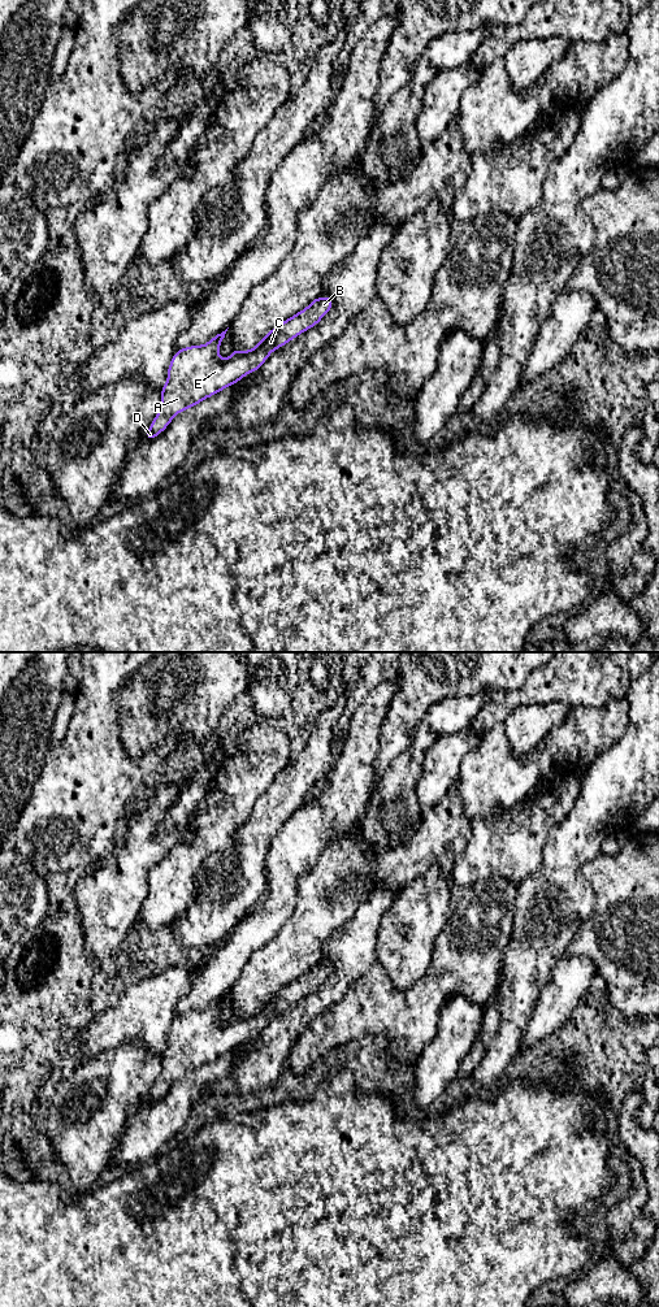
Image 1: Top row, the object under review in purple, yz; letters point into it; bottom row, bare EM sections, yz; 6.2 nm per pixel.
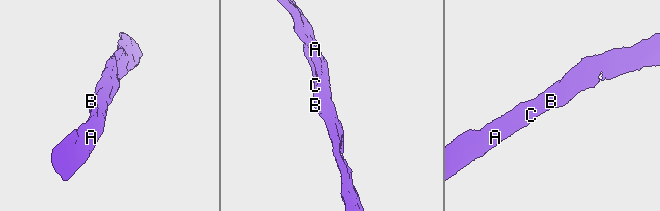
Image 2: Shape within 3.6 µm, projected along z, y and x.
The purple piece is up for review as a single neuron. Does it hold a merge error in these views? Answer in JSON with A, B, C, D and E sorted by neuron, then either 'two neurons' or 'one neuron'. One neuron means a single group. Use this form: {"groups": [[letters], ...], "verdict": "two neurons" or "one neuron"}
{"groups": [["A", "B", "C", "D", "E"]], "verdict": "one neuron"}

